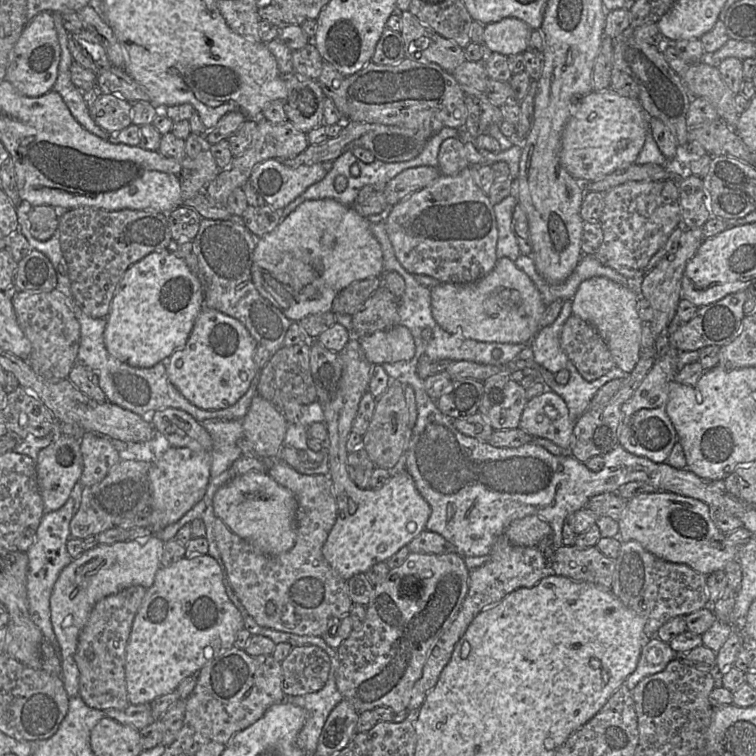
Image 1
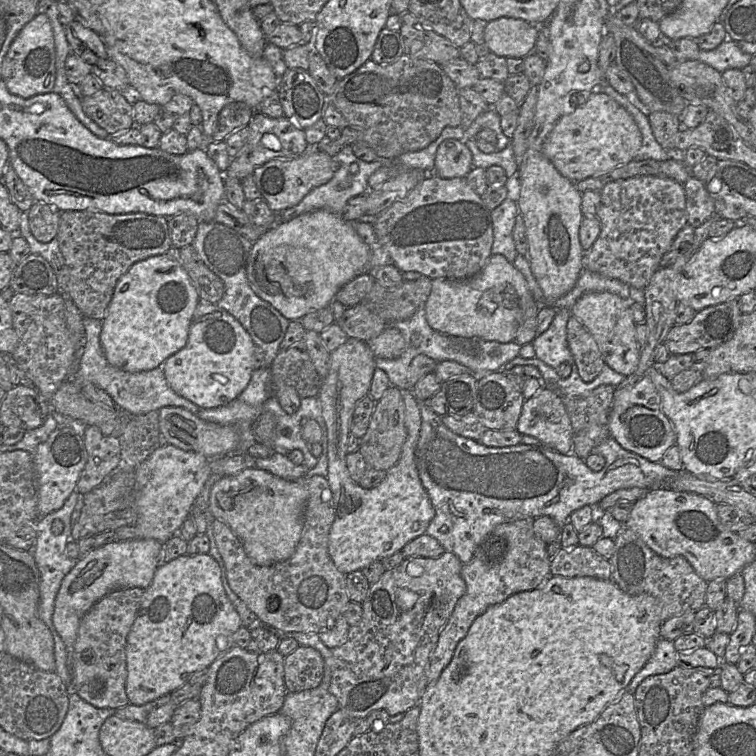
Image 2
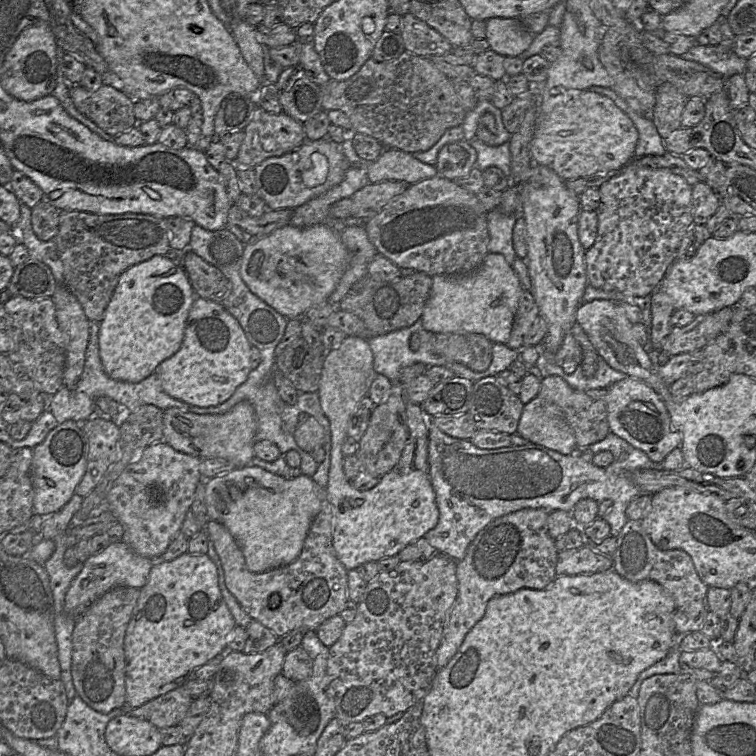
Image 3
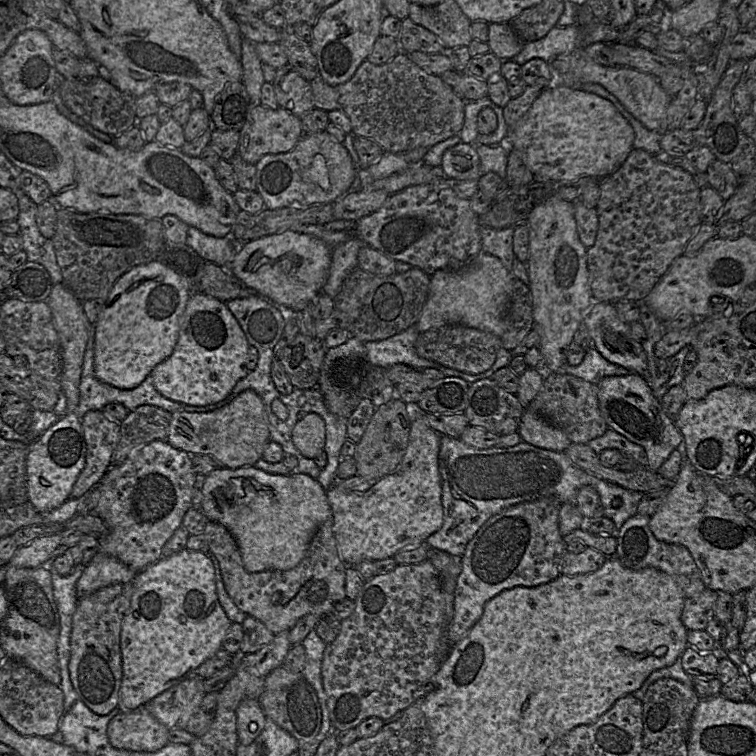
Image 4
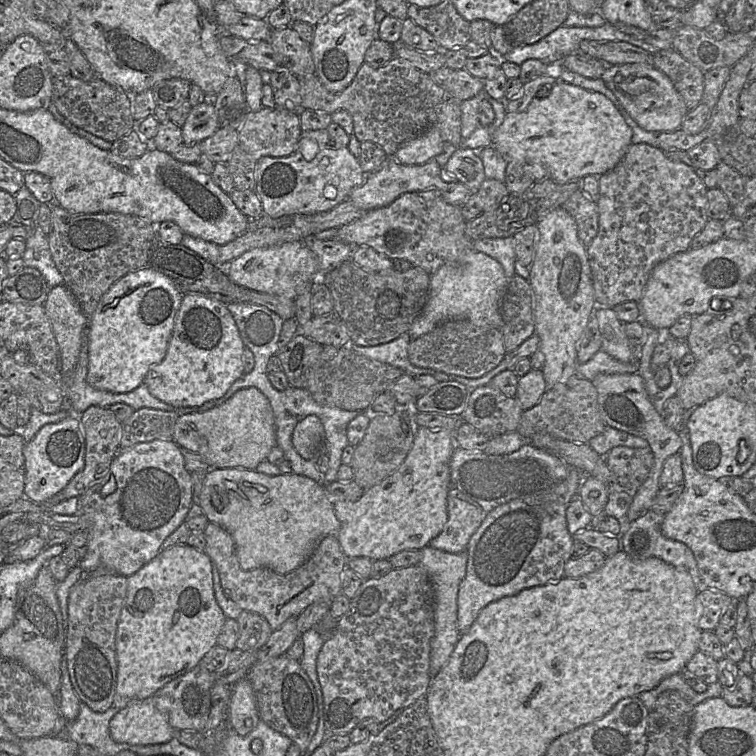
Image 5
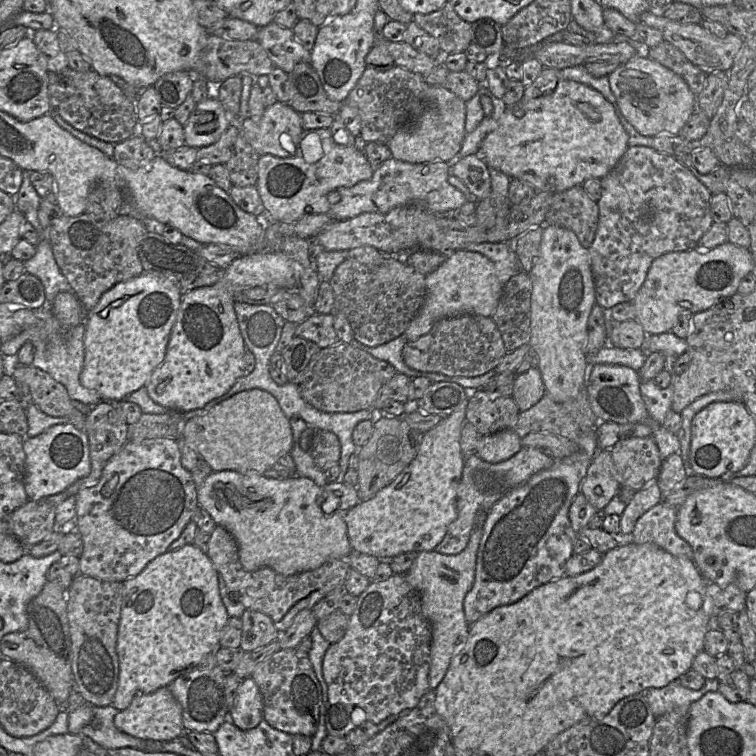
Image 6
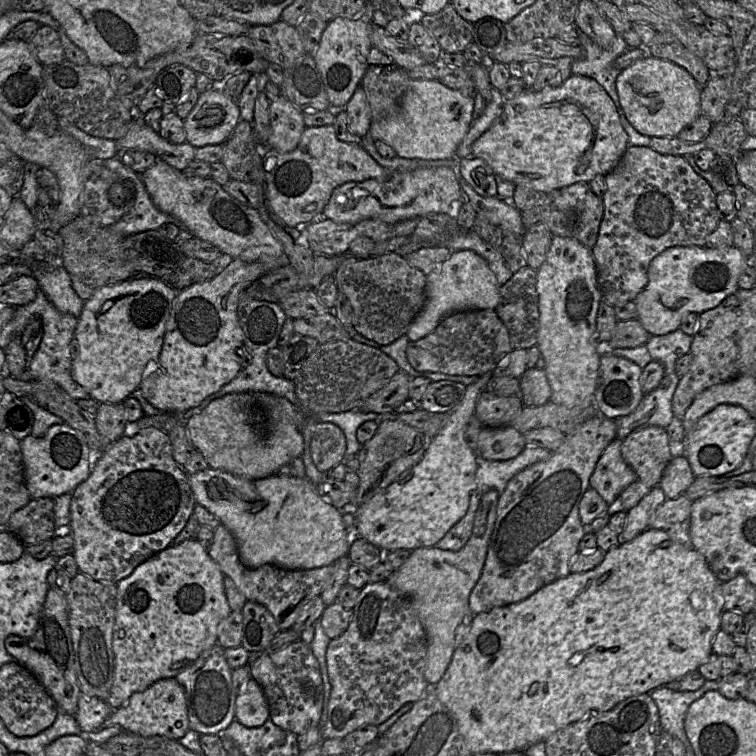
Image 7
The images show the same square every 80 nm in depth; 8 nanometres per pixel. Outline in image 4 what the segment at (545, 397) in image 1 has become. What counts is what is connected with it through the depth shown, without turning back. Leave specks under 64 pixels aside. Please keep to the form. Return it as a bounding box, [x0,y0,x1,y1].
[517,408,572,452]

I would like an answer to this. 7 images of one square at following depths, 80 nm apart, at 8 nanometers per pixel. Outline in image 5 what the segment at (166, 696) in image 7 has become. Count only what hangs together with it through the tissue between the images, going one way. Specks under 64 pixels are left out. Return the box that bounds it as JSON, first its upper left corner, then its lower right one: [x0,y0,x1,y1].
[109,698,175,745]

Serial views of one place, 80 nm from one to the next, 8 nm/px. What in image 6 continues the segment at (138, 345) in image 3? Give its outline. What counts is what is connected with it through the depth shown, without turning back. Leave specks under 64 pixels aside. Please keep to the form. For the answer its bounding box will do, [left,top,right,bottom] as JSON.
[80,272,182,402]

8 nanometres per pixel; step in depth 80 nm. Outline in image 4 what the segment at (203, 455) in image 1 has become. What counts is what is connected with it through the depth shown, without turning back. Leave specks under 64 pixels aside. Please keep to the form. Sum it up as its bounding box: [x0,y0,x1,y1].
[93,440,195,573]

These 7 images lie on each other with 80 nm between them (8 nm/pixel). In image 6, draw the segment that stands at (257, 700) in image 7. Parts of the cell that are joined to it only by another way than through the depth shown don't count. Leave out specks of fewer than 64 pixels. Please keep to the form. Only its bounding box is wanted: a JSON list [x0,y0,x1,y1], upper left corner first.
[227,677,263,730]

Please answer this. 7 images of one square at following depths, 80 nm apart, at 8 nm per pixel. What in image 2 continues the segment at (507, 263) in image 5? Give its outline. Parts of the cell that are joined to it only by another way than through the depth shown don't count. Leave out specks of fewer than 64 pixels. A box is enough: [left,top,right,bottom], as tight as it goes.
[491,198,519,263]

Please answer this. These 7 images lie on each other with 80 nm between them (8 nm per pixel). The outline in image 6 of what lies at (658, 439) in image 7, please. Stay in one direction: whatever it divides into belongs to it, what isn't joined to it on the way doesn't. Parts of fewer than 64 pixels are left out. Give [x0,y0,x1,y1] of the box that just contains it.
[610,436,664,491]

